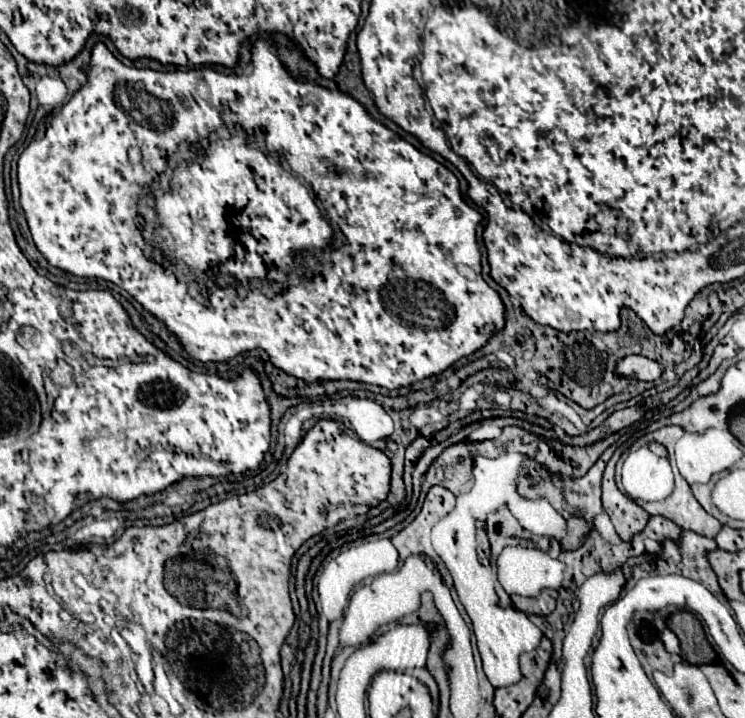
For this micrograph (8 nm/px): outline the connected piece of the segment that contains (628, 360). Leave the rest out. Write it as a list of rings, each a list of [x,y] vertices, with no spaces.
[[[626,356],[616,364],[616,374],[630,380],[644,380],[654,382],[660,378],[662,368],[658,362],[644,358],[644,356]]]

